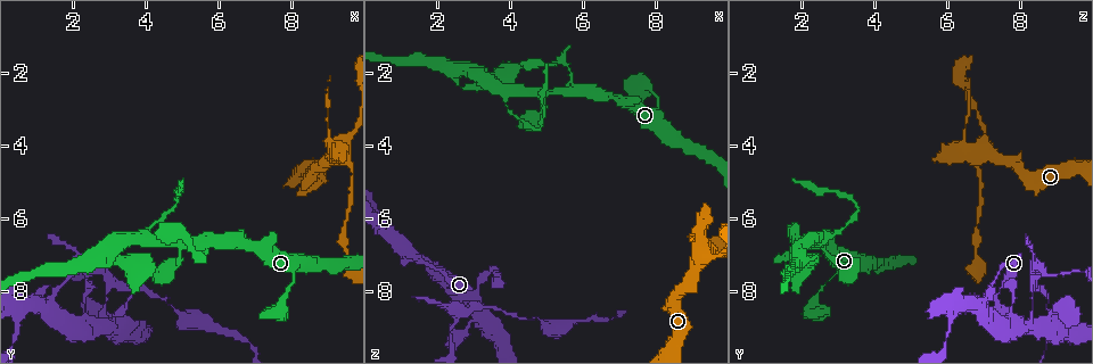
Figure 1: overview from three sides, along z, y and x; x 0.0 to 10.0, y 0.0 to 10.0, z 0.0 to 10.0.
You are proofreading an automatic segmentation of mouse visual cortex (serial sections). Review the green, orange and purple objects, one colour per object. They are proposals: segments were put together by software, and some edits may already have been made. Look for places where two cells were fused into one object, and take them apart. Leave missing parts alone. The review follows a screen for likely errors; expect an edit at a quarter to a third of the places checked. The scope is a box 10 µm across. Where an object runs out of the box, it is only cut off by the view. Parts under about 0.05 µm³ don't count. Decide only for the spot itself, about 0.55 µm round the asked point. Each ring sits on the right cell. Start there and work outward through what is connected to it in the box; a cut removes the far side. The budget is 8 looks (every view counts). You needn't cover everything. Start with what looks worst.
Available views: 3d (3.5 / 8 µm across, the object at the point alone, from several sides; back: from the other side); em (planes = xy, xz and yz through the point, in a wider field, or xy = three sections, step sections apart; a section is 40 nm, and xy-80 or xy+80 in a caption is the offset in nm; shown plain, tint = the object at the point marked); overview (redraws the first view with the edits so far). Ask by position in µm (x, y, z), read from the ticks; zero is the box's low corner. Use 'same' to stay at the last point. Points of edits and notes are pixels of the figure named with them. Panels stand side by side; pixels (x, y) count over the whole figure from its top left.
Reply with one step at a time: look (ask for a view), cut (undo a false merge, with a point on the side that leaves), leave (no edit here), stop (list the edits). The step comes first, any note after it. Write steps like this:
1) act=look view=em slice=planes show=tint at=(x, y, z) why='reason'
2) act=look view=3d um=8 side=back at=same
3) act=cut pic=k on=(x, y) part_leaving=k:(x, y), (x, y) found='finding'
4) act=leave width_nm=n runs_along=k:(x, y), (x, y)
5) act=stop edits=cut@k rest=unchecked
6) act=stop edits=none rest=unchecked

act=look view=3d um=8 at=(3.90, 6.55, 2.50) why='sharp bend'

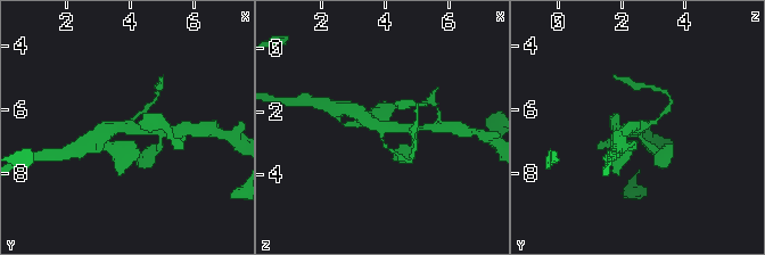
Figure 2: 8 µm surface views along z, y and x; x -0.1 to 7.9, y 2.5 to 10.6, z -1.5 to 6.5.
act=look view=3d um=3.5 at=same

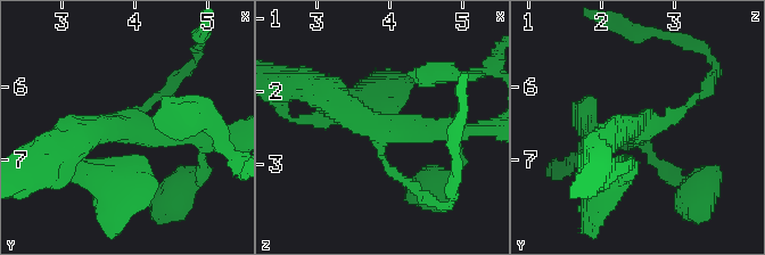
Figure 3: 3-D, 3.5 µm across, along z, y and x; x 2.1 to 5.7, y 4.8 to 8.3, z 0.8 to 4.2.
act=look view=em slice=xy step=5 show=tint at=(3.85, 6.55, 2.55) arms=3 arm_widths_nm=150,250,400

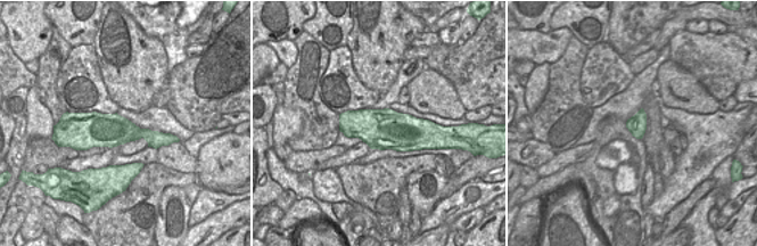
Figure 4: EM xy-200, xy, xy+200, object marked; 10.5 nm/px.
act=leave runs_along=3:(453, 133), (379, 130), (317, 92) found='continuous, no second cell'

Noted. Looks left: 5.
act=look view=3d um=3.5 at=(9.20, 4.10, 6.50) why='three-way junction'

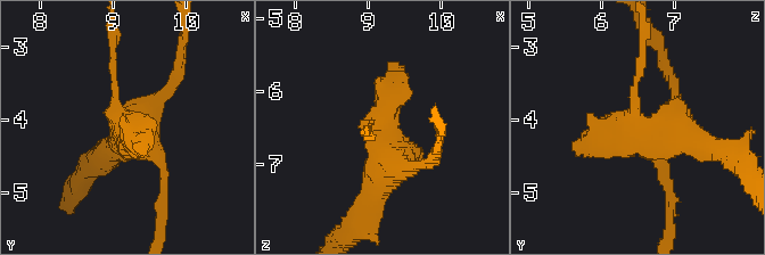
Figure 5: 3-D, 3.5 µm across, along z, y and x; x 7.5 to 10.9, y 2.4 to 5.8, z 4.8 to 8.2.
act=look view=em slice=planes show=tint at=(9.20, 4.15, 6.55) why='now the EM'

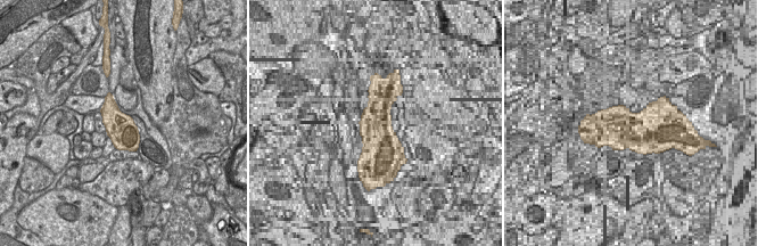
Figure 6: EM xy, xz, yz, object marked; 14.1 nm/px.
act=leave runs_along=5:(704, 145), (634, 124), (640, 57) found='continuous, no second cell'

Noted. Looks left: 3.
act=look view=em slice=planes show=tint at=(5.70, 6.95, 1.90) why='calibre changes'

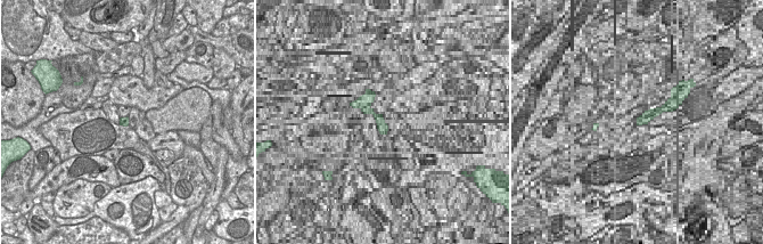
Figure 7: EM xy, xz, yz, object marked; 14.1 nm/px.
act=look view=3d um=3.5 at=same

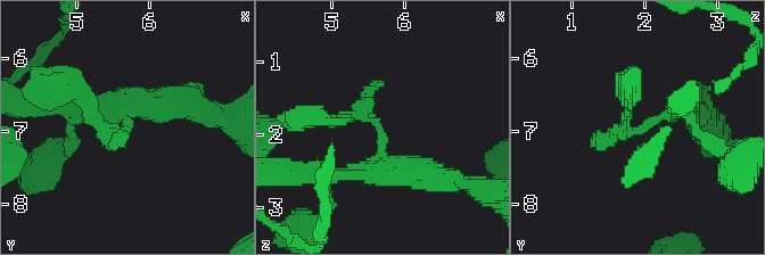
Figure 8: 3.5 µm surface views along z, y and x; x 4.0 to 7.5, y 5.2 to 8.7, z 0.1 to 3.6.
act=leave runs_along=8:(161, 101), (108, 130), (74, 91) found='all the same cell'

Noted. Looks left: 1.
act=stop edits=none rest=unchecked

